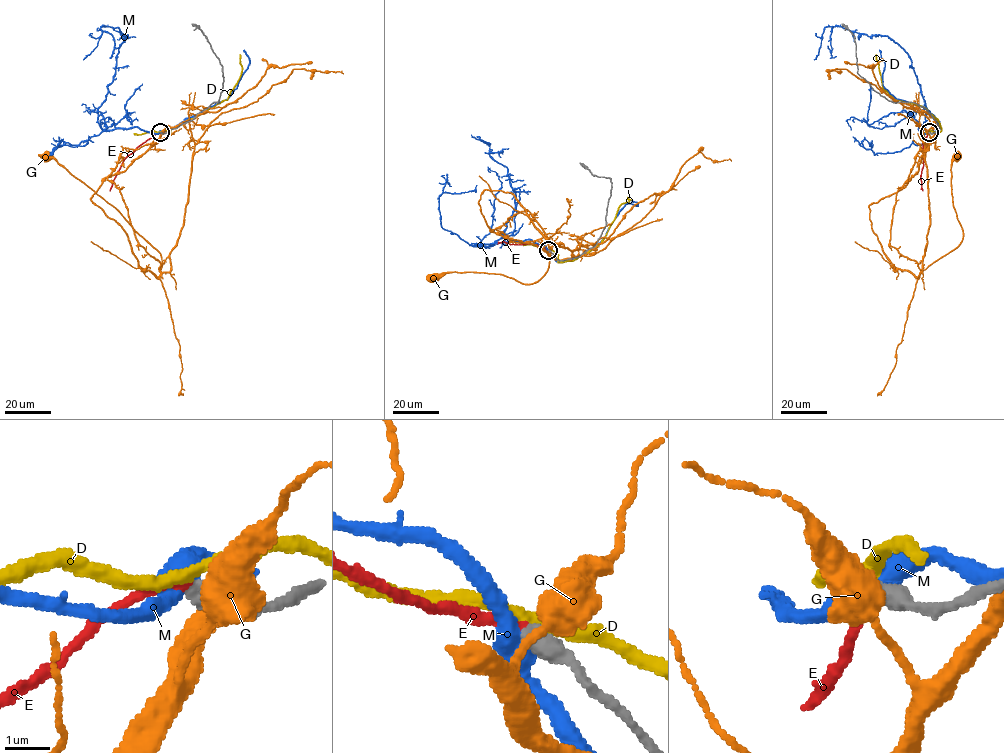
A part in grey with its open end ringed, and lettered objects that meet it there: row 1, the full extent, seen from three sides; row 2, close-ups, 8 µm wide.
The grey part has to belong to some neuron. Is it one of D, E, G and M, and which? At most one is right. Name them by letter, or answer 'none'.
E

